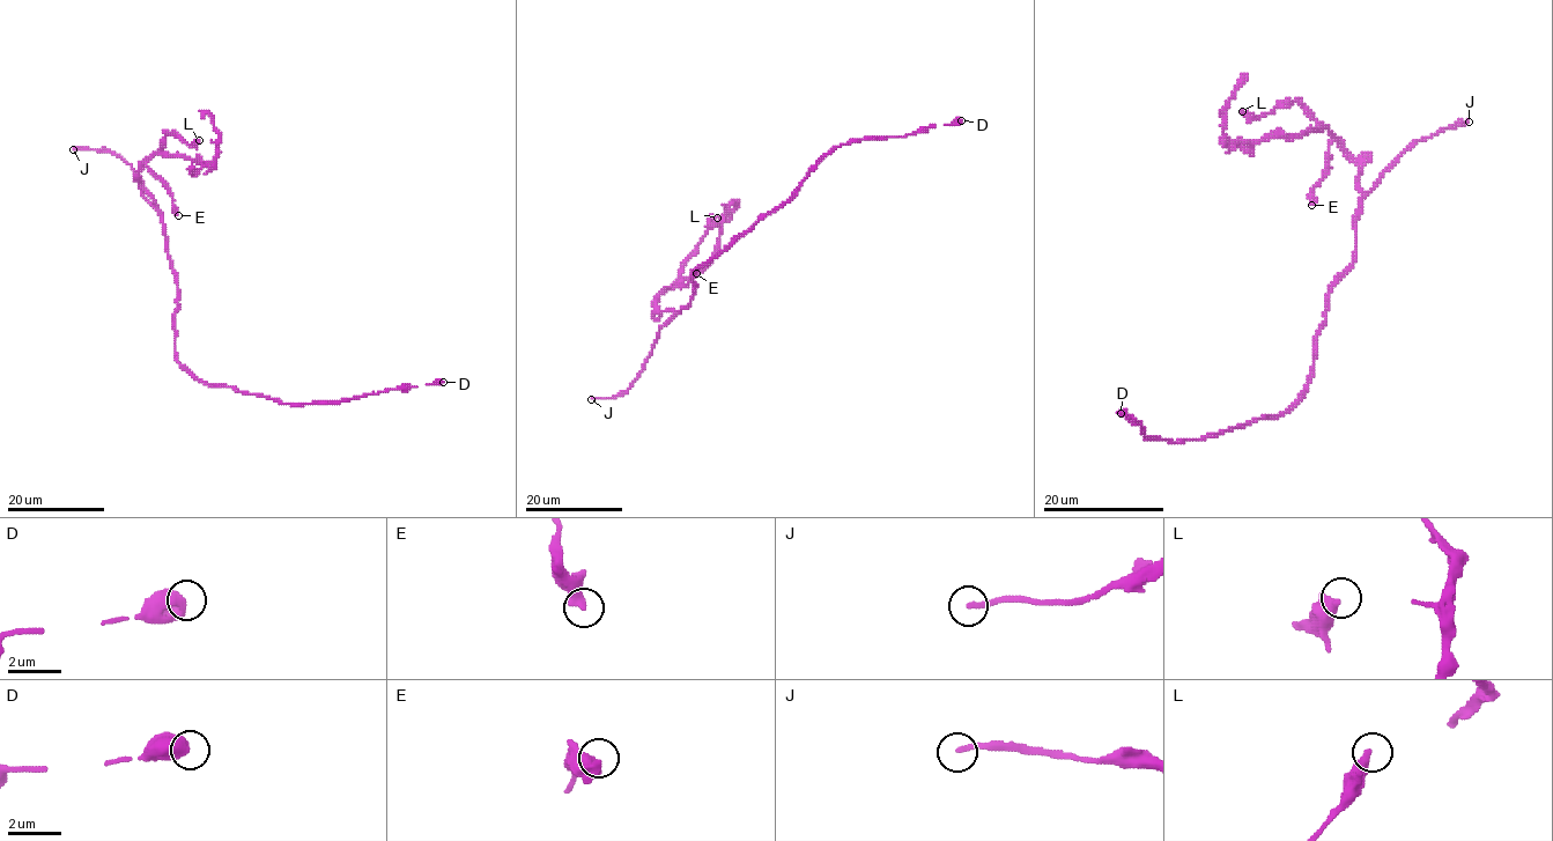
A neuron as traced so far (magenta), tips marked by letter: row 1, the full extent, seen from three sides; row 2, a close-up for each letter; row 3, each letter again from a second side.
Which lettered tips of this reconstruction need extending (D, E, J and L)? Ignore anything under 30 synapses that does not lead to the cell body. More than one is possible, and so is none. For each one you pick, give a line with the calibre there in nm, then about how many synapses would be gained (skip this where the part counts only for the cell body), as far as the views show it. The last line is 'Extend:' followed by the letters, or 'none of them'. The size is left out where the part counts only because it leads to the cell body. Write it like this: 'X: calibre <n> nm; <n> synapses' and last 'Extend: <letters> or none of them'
J: calibre 220 nm; 190 synapses
Extend: J

